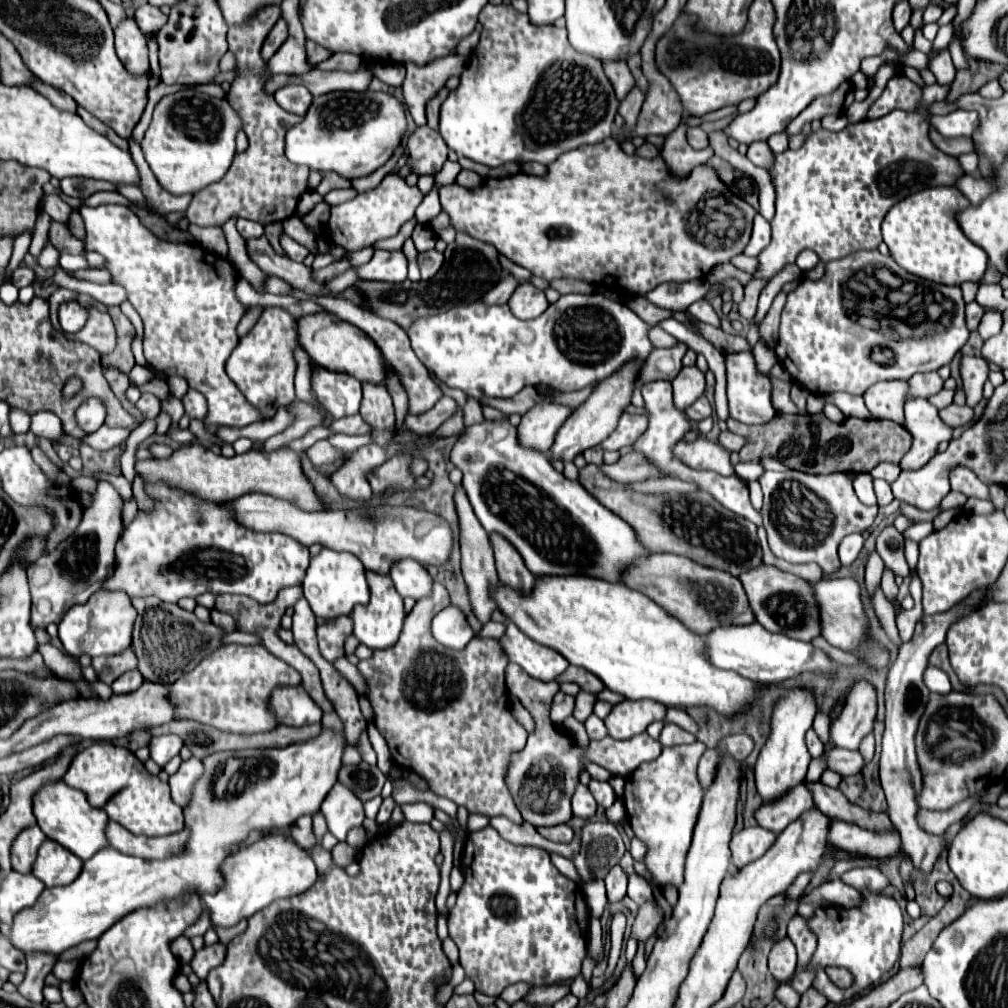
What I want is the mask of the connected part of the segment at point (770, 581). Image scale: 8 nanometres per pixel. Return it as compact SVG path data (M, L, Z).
M762 564L756 570L744 572L740 576L740 582L748 594L750 608L754 610L756 622L760 622L768 632L782 632L802 642L810 642L822 634L816 594L814 594L814 586L810 580L804 580L796 574L782 572L774 566Z

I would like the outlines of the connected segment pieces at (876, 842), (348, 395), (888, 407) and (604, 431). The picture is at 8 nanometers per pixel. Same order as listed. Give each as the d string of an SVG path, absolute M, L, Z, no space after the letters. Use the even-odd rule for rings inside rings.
M832 820L826 838L830 846L838 846L852 852L864 852L874 858L884 858L900 850L898 834L874 834L860 826L846 824L840 820Z
M318 366L314 370L312 388L316 400L330 412L334 420L358 414L362 402L362 384L352 376Z
M906 380L878 382L864 392L864 402L872 414L904 426L904 402L908 396L908 388L910 386Z
M626 364L620 368L620 372L614 372L614 376L602 380L594 388L590 398L578 410L574 410L566 418L566 422L560 426L560 430L556 432L556 440L550 448L550 458L562 460L562 462L572 462L578 454L582 454L584 450L588 450L592 446L598 446L604 438L608 438L608 434L616 428L616 422L618 422L622 410L630 404L636 372L638 372L638 364Z

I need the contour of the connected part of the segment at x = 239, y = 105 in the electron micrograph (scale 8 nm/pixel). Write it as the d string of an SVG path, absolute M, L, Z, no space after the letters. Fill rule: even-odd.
M264 8L260 10L252 22L248 22L246 26L232 26L228 30L228 50L236 56L236 72L238 76L234 78L232 86L230 86L230 92L226 94L226 100L232 104L232 108L242 116L242 122L244 122L244 132L248 136L248 148L244 154L236 154L232 166L228 168L226 176L214 184L210 184L208 188L196 192L194 200L190 202L188 210L186 210L186 218L192 222L192 224L198 224L198 226L222 226L232 214L238 214L240 218L246 218L246 220L254 220L254 222L260 222L260 224L270 224L270 222L282 222L286 218L292 216L292 212L296 210L296 204L298 204L298 198L300 194L306 190L306 180L308 180L308 168L306 166L298 166L298 164L290 164L284 156L284 134L290 126L298 124L302 118L296 116L296 114L290 114L286 110L282 110L274 96L268 94L264 90L264 84L272 78L270 70L268 70L268 64L262 60L262 44L266 40L266 36L270 34L272 26L276 24L276 20L280 18L280 8Z

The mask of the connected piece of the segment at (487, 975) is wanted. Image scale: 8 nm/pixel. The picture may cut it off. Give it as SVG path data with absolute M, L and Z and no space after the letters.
M486 826L466 836L460 868L464 886L448 914L448 930L478 992L496 998L514 982L550 986L580 974L590 910L578 884L552 866L546 850L510 844Z

